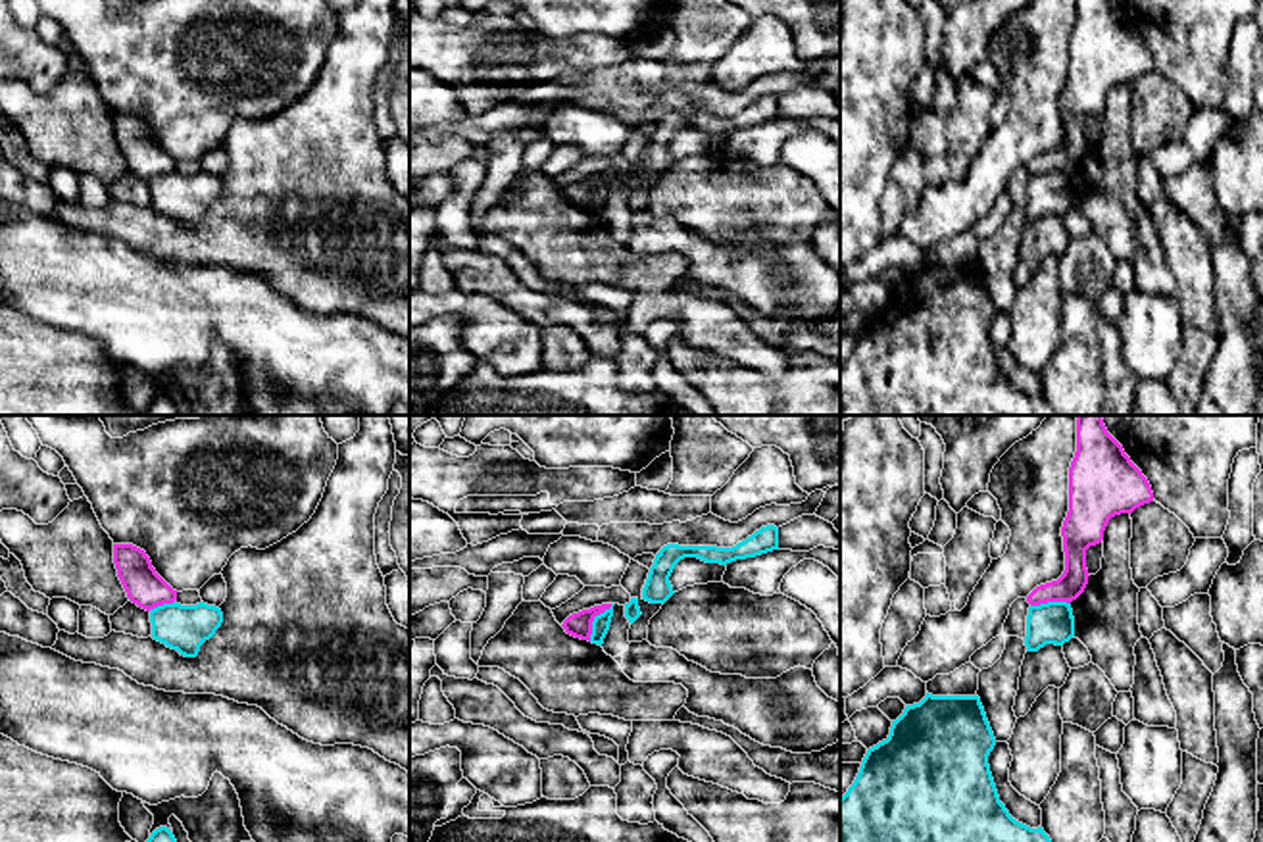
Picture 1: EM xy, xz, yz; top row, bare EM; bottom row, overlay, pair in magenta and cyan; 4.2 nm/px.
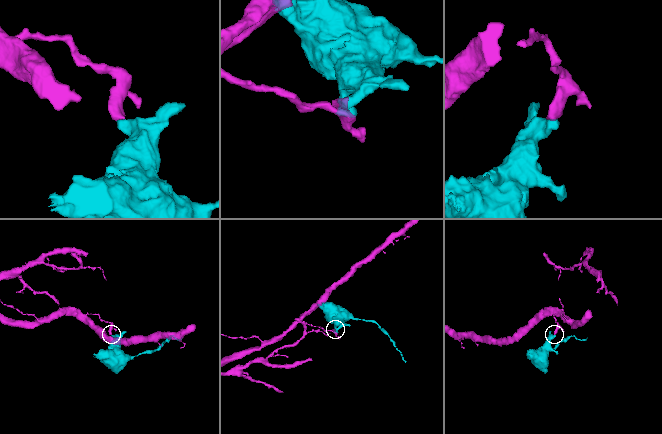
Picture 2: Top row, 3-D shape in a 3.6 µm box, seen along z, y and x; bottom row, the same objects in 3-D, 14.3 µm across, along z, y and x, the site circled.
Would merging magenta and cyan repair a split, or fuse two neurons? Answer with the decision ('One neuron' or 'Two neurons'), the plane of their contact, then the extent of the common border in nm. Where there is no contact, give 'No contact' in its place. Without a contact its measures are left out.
Two neurons. Touches magenta in xz. Shared border 190 nm

